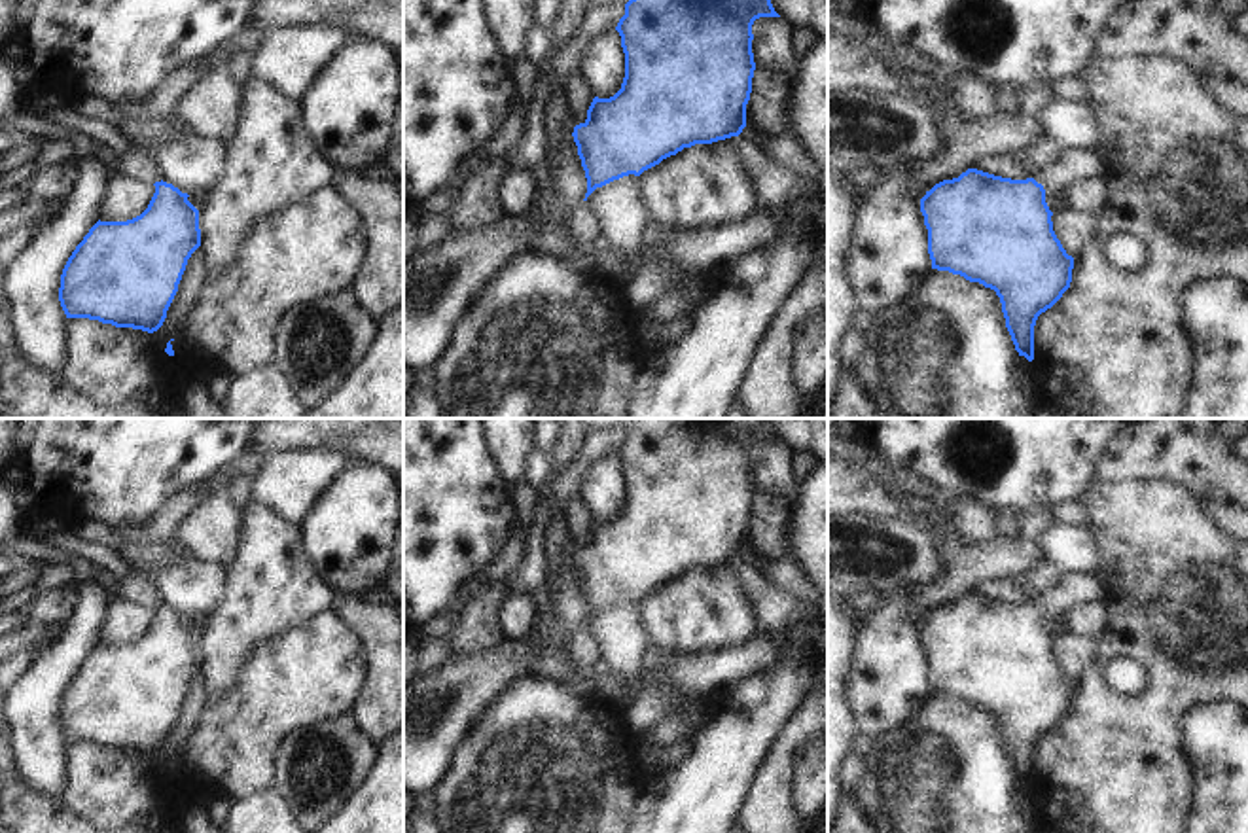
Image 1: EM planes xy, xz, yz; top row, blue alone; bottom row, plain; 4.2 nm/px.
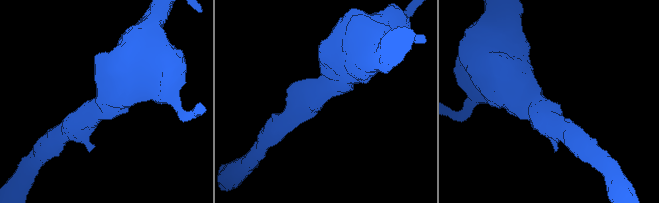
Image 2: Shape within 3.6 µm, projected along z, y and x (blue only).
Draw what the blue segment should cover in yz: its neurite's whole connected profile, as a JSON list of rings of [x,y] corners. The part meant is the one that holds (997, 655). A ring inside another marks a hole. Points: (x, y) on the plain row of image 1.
[[[1070,574],[1036,604],[977,593],[920,623],[932,693],[996,716],[1015,774],[1034,784],[1034,750],[1070,712],[1074,682],[1053,655],[1045,619],[1104,600],[1098,574]]]

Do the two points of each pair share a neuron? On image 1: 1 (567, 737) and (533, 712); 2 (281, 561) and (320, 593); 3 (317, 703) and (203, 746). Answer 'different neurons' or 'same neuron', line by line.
1: same neuron
2: same neuron
3: same neuron

